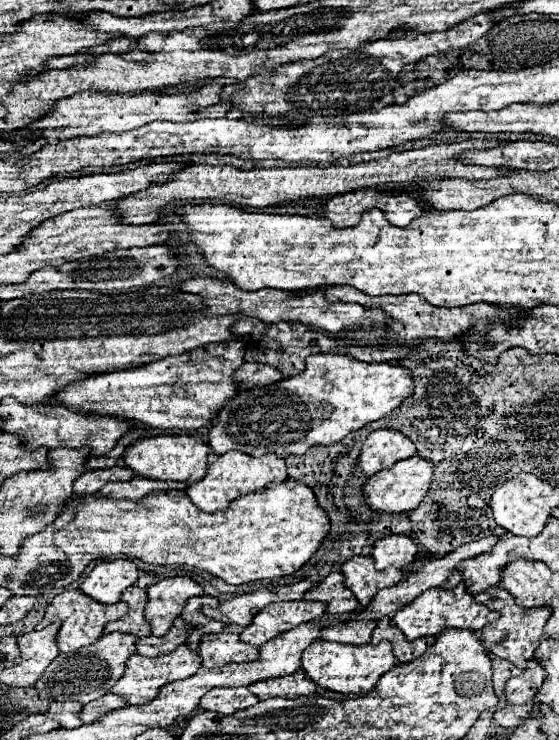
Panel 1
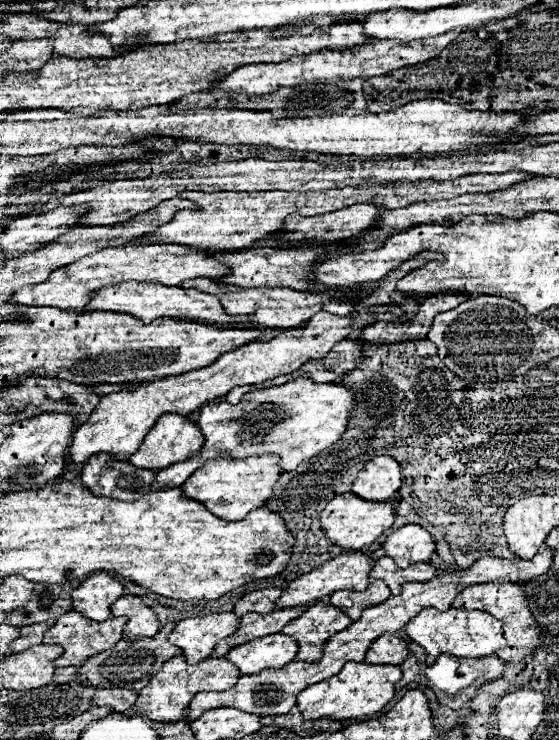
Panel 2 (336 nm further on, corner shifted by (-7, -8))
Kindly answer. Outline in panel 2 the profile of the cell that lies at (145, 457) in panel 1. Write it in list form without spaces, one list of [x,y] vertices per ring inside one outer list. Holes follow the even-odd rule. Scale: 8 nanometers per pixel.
[[[164,414],[154,424],[154,428],[146,434],[140,448],[130,456],[130,464],[158,472],[170,464],[176,464],[176,462],[182,462],[182,460],[188,460],[188,458],[200,454],[202,448],[204,448],[204,434],[196,424],[192,424],[188,418],[184,418],[180,414]]]

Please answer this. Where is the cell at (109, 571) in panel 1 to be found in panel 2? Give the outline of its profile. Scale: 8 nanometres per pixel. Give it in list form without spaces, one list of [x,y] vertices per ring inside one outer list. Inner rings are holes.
[[[98,572],[86,578],[74,592],[74,610],[90,620],[108,620],[110,606],[124,594],[124,586],[110,574]]]

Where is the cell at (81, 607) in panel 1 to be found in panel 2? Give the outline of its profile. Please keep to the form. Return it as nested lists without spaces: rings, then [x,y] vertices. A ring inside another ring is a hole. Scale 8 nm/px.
[[[68,610],[44,634],[44,644],[60,644],[64,648],[64,654],[56,660],[56,666],[80,666],[86,658],[112,648],[122,638],[122,630],[124,630],[126,622],[128,620],[124,616],[122,618],[112,616],[112,618],[104,620],[104,622],[96,622],[96,620],[90,620],[90,618],[82,616],[76,610]]]

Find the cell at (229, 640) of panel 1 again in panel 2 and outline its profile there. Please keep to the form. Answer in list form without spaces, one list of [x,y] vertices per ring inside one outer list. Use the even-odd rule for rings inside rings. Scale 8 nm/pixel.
[[[270,634],[266,638],[260,638],[260,640],[250,640],[248,644],[240,644],[240,646],[234,646],[230,648],[228,652],[228,660],[232,664],[238,666],[240,674],[256,674],[264,668],[282,668],[286,666],[290,660],[294,660],[298,652],[298,644],[296,640],[292,640],[290,636],[284,636],[284,634]]]

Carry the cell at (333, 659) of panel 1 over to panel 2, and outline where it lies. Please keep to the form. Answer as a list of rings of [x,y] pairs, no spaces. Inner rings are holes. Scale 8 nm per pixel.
[[[348,662],[344,668],[330,680],[322,680],[314,686],[308,686],[298,696],[298,708],[306,720],[316,718],[334,718],[334,720],[360,720],[372,714],[378,714],[396,692],[396,680],[402,672],[398,666],[376,666],[366,662]]]

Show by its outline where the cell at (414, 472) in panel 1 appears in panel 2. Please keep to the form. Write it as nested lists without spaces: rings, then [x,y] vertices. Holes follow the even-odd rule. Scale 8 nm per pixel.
[[[352,492],[334,496],[328,506],[322,510],[322,528],[326,536],[332,540],[332,544],[352,550],[368,548],[380,534],[384,534],[396,520],[396,504],[390,502],[368,502],[360,496],[354,496]]]

